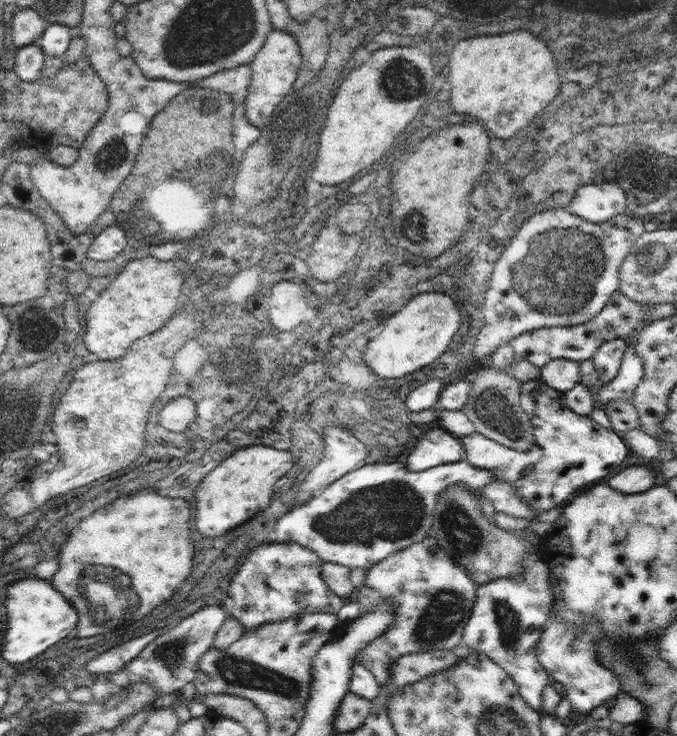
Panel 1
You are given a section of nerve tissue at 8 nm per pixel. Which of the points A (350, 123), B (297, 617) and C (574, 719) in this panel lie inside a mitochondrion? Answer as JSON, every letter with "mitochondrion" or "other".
{"A":"other","B":"other","C":"other"}

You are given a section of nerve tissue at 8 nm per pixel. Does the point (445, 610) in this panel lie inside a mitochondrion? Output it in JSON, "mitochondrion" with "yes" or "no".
{"mitochondrion":"yes"}

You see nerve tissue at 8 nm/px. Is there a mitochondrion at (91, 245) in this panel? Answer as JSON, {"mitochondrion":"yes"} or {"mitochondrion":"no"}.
{"mitochondrion":"no"}

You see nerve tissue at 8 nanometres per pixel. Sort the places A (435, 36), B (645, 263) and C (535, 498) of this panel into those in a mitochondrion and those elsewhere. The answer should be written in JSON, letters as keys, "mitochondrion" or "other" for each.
{"A":"mitochondrion","B":"mitochondrion","C":"other"}

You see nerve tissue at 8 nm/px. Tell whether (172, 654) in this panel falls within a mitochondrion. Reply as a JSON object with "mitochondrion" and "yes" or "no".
{"mitochondrion":"yes"}

